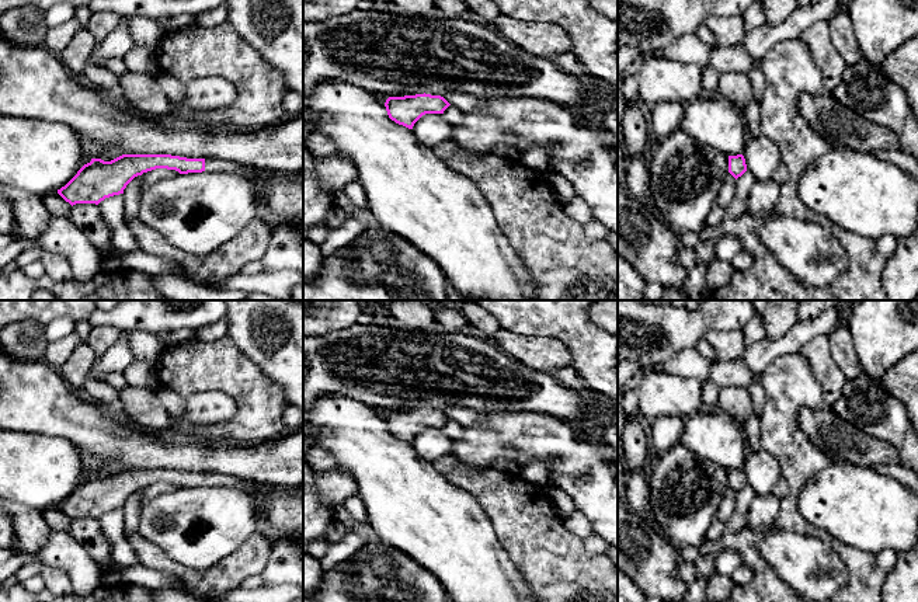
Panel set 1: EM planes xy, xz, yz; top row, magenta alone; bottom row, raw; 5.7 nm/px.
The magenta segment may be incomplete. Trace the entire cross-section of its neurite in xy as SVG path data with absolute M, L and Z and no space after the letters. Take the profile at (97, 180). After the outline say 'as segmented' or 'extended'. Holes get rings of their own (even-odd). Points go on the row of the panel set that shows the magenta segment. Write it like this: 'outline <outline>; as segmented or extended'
outline M122 154L111 161L91 159L58 194L72 206L76 203L98 205L105 198L124 194L126 185L143 173L167 168L188 173L240 173L253 178L289 178L289 174L244 167L222 159L187 159L171 154Z; extended

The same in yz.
outline M743 154L729 156L729 173L737 180L747 171L745 159Z; as segmented

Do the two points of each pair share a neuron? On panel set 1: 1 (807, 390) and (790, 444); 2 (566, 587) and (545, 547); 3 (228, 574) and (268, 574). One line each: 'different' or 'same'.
1: same
2: same
3: different

